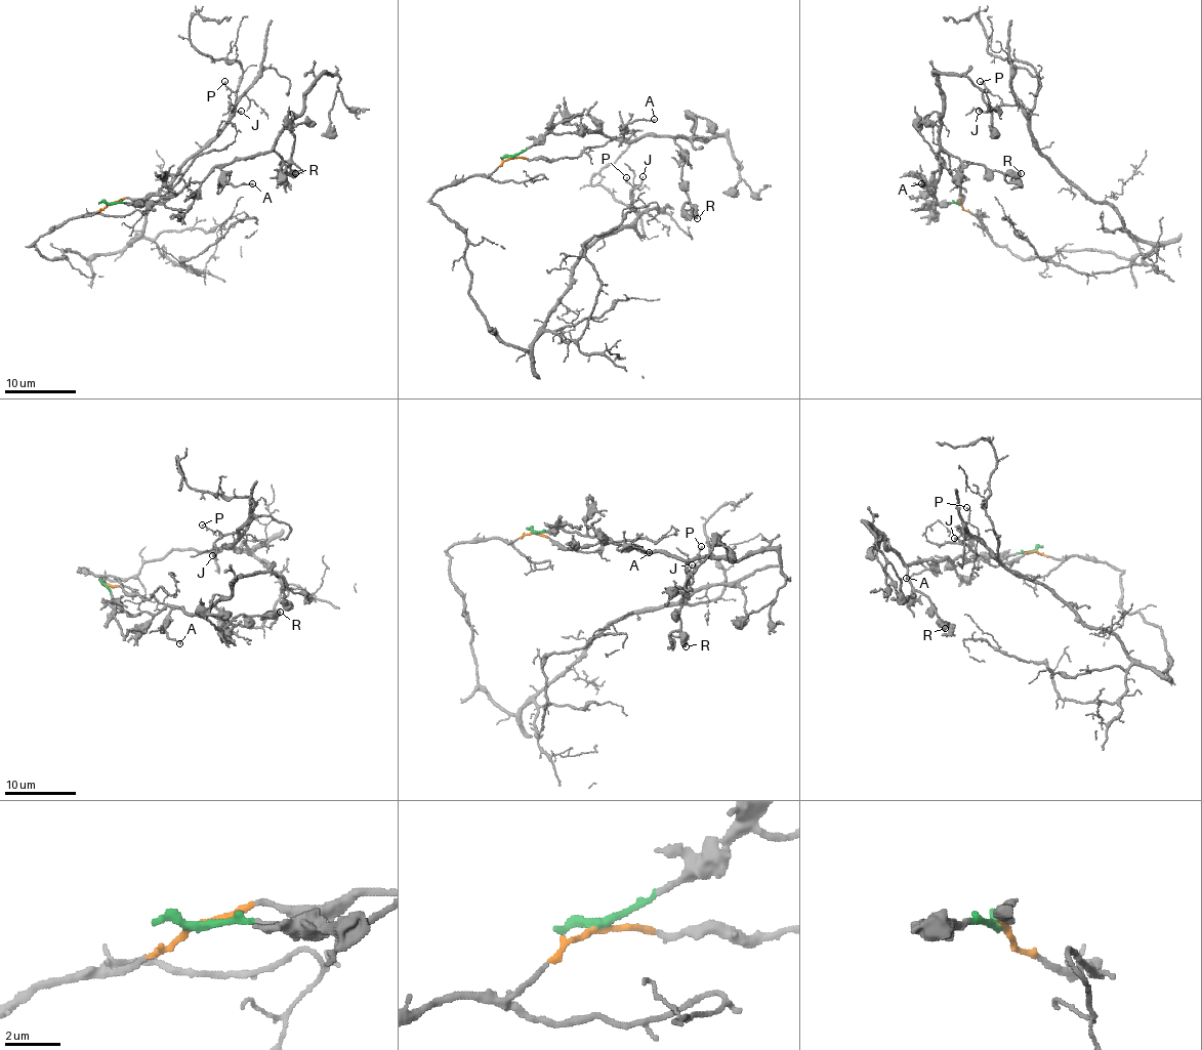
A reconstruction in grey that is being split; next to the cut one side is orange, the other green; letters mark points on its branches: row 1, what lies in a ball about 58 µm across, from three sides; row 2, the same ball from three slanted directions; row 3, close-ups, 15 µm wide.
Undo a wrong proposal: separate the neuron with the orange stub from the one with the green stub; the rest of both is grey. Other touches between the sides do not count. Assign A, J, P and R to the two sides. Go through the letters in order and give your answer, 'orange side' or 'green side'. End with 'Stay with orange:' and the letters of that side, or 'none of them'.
A: green side
J: orange side
P: orange side
R: green side
Stay with orange: J, P

